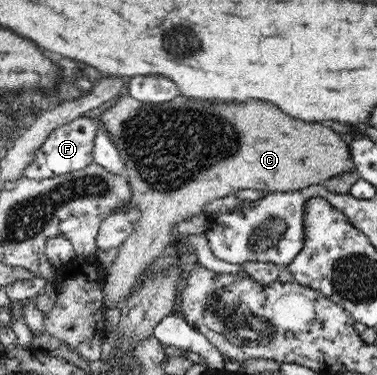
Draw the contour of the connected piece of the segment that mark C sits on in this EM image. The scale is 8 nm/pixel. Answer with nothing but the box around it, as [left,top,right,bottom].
[97,93,355,308]

